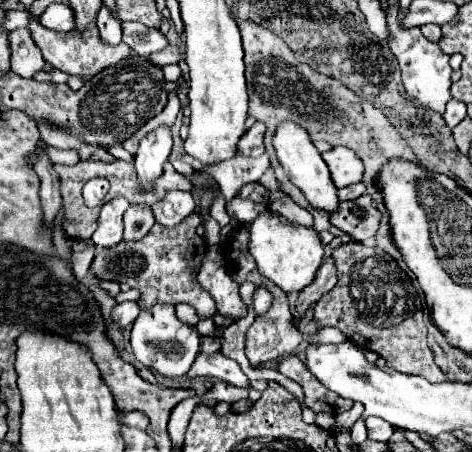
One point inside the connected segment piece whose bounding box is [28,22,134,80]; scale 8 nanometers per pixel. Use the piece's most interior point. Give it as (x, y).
(83, 54)

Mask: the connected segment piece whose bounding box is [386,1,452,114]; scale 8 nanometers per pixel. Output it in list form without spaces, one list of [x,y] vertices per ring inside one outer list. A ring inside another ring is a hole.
[[[398,1],[394,6],[388,6],[386,8],[386,20],[388,28],[392,32],[392,40],[388,40],[388,44],[390,44],[390,50],[394,52],[394,56],[398,58],[404,88],[406,88],[410,98],[420,100],[420,104],[424,104],[426,108],[436,110],[436,112],[442,114],[444,108],[446,108],[446,102],[452,98],[450,96],[450,84],[452,84],[450,82],[450,74],[452,74],[452,68],[448,64],[448,56],[440,50],[438,44],[424,40],[420,28],[408,28],[408,30],[400,28],[397,18],[398,10]]]

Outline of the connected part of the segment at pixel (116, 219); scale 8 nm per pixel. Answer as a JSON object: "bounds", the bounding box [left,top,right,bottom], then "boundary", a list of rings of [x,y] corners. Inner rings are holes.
{"bounds":[92,196,130,248],"boundary":[[[122,196],[112,198],[102,204],[102,210],[98,216],[98,228],[92,236],[92,242],[98,248],[110,248],[112,244],[118,244],[122,240],[122,232],[124,232],[122,216],[128,206],[130,206],[130,202]]]}

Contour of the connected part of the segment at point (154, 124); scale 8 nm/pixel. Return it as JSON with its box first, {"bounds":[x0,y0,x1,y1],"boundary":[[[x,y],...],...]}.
{"bounds":[144,92,180,134],"boundary":[[[170,92],[166,108],[164,108],[158,116],[154,116],[152,120],[148,120],[148,124],[144,126],[146,134],[148,134],[148,132],[152,132],[152,130],[156,130],[156,128],[158,128],[158,126],[162,126],[162,124],[172,126],[172,124],[174,124],[174,120],[176,120],[176,116],[178,116],[178,112],[180,112],[180,100],[178,100],[178,94],[176,94],[176,92]]]}

